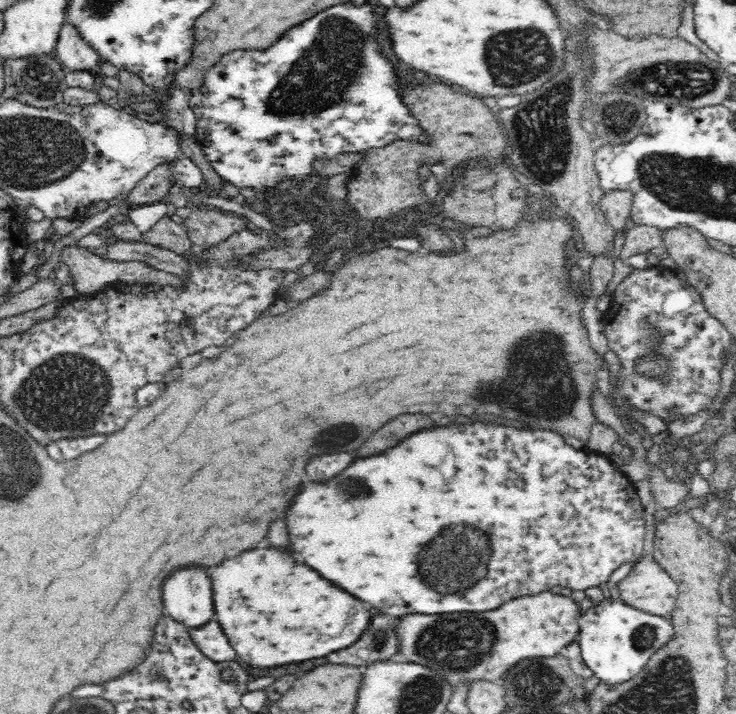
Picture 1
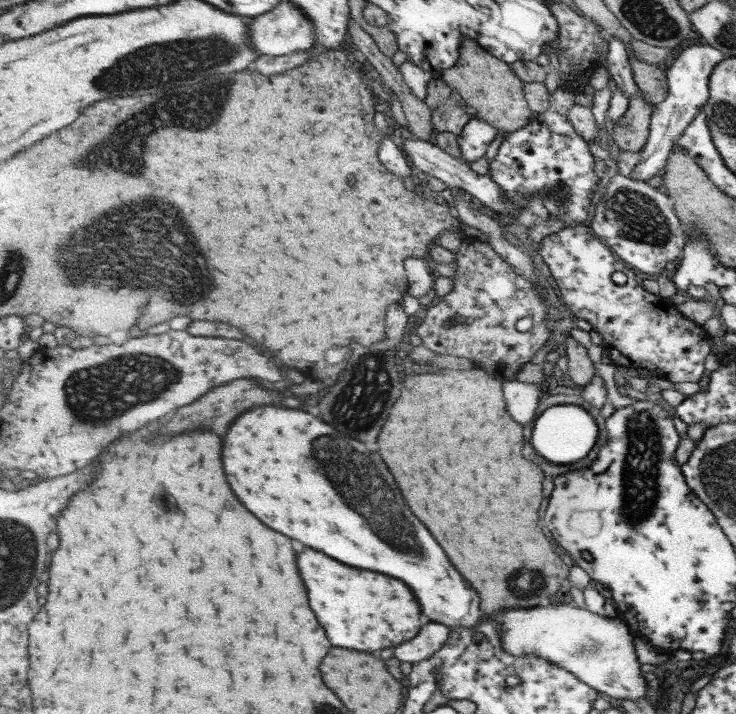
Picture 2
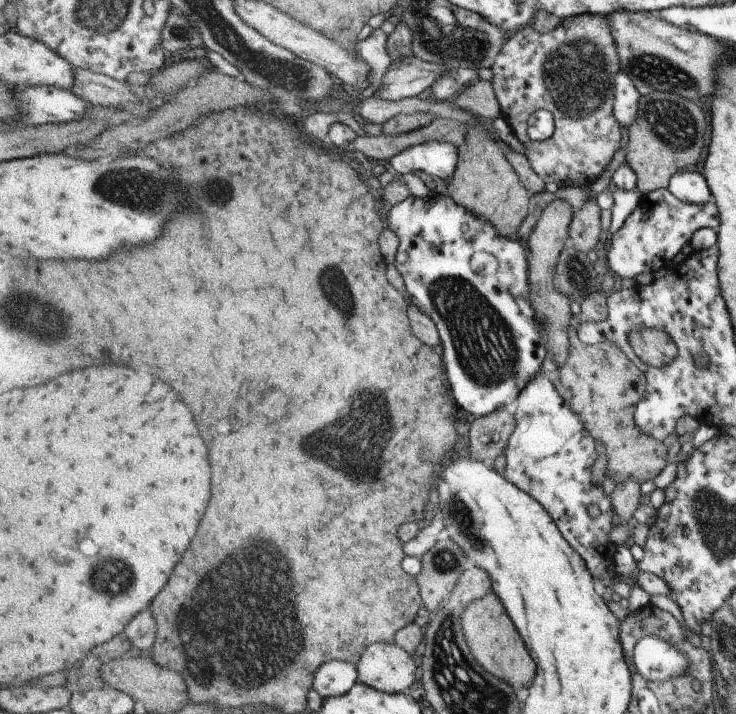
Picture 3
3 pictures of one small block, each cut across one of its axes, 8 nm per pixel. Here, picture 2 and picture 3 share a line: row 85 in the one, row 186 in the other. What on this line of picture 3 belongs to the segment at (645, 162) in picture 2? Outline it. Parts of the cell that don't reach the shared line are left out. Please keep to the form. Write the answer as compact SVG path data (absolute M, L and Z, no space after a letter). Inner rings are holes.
M679 171L671 177L668 188L679 200L691 204L707 204L713 200L707 178L699 172Z

